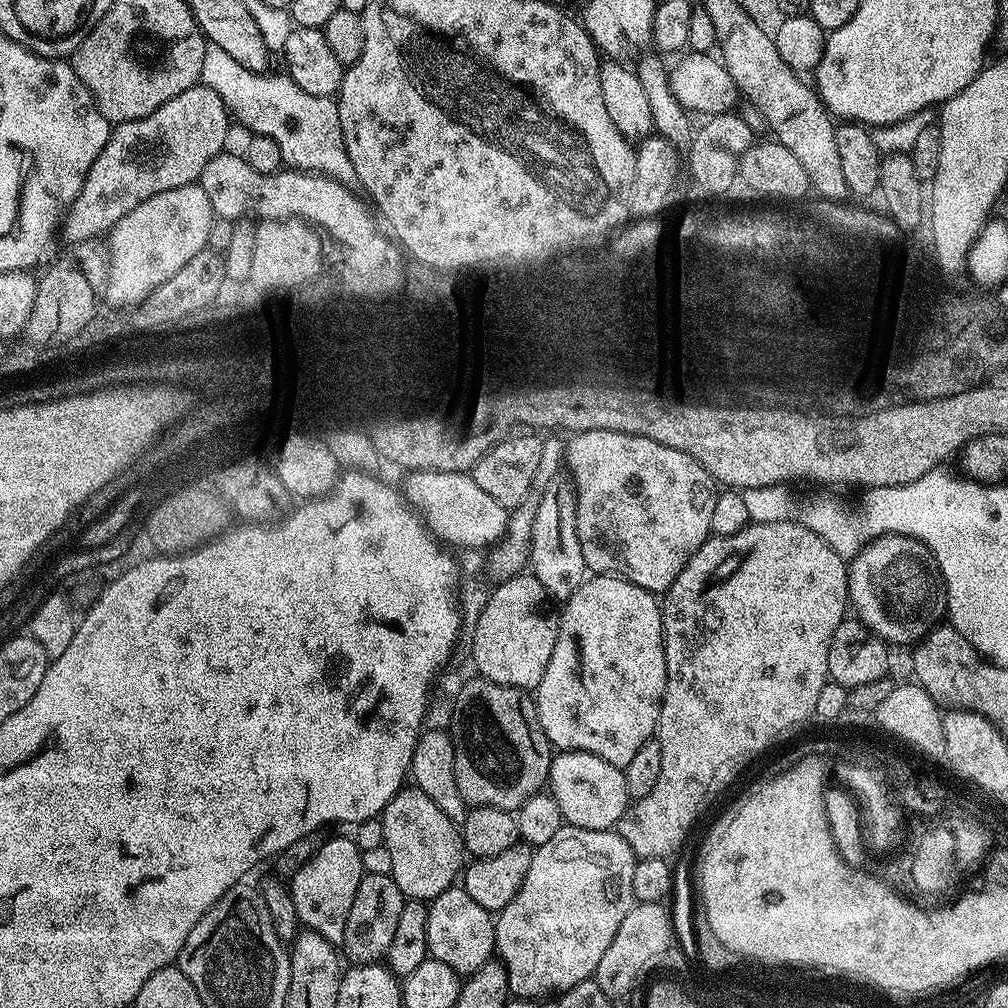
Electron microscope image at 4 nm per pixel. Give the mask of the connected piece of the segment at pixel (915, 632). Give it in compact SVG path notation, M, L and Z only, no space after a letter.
M885 534L860 549L856 559L848 564L848 599L856 616L864 612L860 623L868 620L865 627L872 624L870 631L889 646L897 645L899 640L907 640L910 646L915 645L945 619L948 610L948 595L936 557L921 540L910 535Z

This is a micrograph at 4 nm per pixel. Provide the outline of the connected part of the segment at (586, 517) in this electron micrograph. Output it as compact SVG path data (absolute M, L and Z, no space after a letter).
M590 430L577 432L566 444L566 470L572 475L570 484L576 495L576 522L578 542L581 543L582 556L585 558L587 571L601 576L621 576L623 580L634 582L653 594L663 594L682 574L686 562L690 562L693 554L707 542L712 535L710 518L714 514L714 502L718 495L718 485L708 471L694 458L682 454L682 450L670 450L670 446L662 446L662 442L650 442L650 438L622 434L614 430Z

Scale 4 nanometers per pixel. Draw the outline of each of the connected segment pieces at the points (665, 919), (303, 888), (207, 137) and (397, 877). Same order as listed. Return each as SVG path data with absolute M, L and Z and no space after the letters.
M636 902L633 903L630 914L622 918L622 923L618 925L618 934L614 934L614 939L611 940L606 954L602 954L601 960L598 961L594 977L596 985L609 998L626 995L641 979L643 964L663 951L664 946L674 939L672 913L664 907L663 903L641 904Z
M344 836L325 839L316 853L290 878L290 891L294 898L294 910L298 910L301 925L326 938L331 944L340 946L346 934L346 917L350 906L354 906L354 894L358 894L358 882L362 882L366 871L360 848Z
M197 86L170 98L154 114L146 118L131 120L125 124L117 124L108 133L106 146L102 146L102 154L94 158L94 166L90 166L86 182L82 190L74 198L74 202L67 209L66 224L72 231L73 245L78 245L84 240L96 240L100 235L111 233L112 227L134 210L146 198L154 194L162 194L171 188L195 184L200 179L202 170L206 168L206 162L214 158L219 152L225 151L228 140L228 120L230 113L225 108L222 98L214 94L214 90L203 86Z
M401 787L395 798L384 807L383 820L387 867L392 881L398 890L402 890L404 897L430 902L457 883L466 860L461 829L457 821L446 818L446 814L442 814L442 810L438 810L420 788Z

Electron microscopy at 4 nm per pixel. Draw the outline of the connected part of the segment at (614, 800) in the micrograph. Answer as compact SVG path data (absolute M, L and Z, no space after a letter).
M557 751L552 757L546 788L554 802L558 802L561 821L582 830L615 829L630 803L623 771L589 752Z

